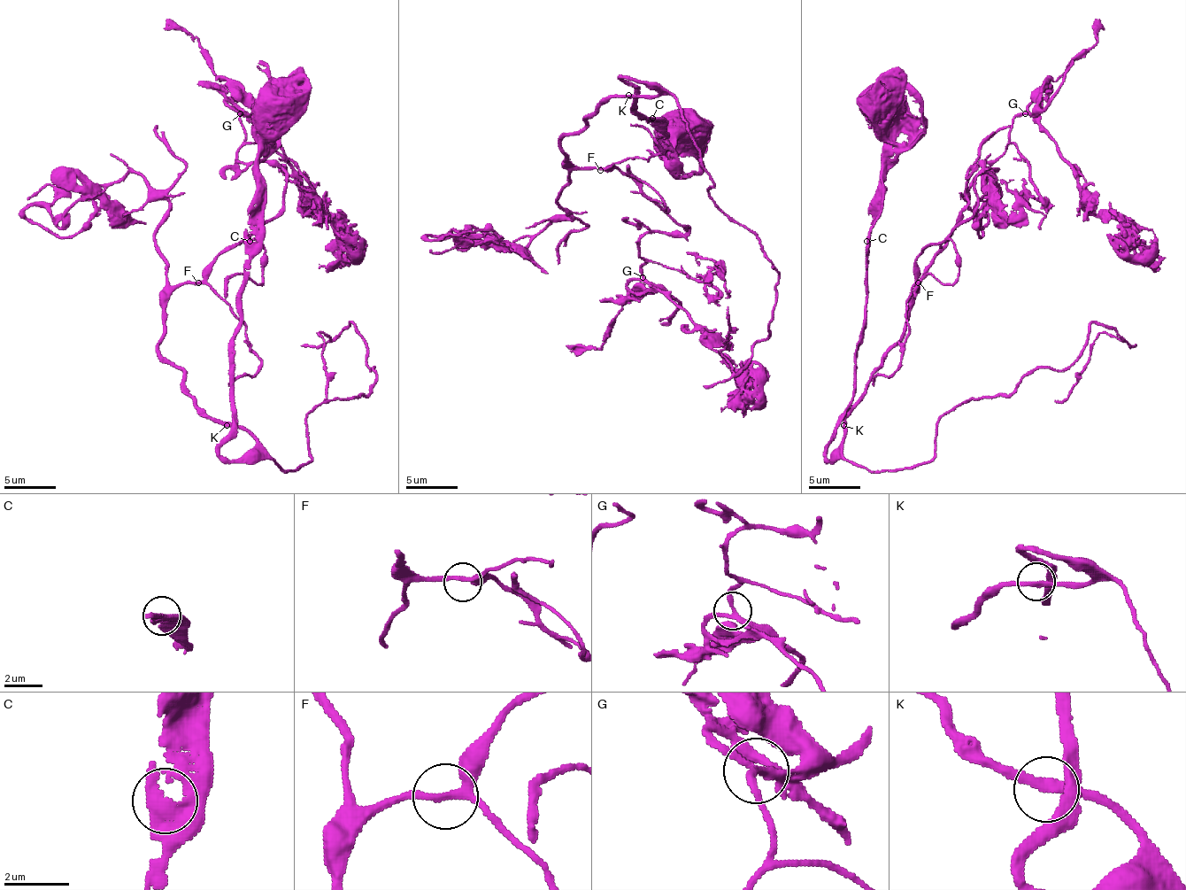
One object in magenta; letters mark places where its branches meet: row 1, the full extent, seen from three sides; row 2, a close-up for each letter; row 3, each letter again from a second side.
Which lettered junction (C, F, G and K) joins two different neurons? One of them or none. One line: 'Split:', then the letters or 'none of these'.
Split: none of these

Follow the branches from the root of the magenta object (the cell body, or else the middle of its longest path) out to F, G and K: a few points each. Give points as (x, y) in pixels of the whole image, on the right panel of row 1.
F: (874, 106), (884, 181), (872, 202), (866, 321), (843, 422), (900, 337), (918, 282)
G: (874, 106), (884, 181), (843, 422), (903, 332), (915, 259), (973, 215), (981, 161), (1004, 153), (1024, 114)
K: (874, 106), (874, 130), (884, 143), (884, 181), (872, 202), (866, 321), (856, 347), (856, 389), (843, 425)

